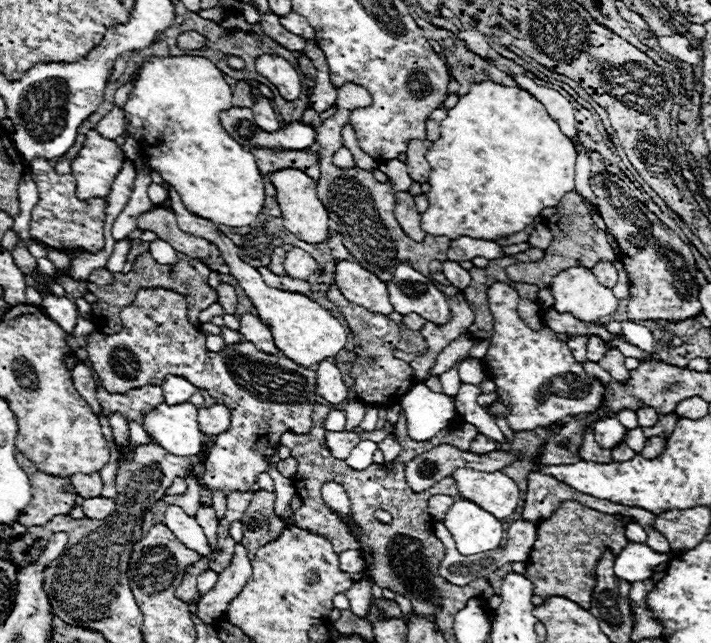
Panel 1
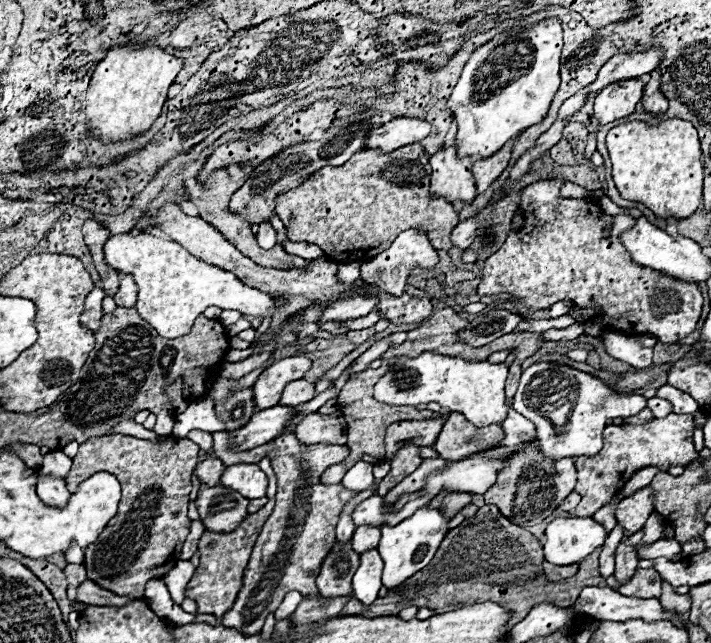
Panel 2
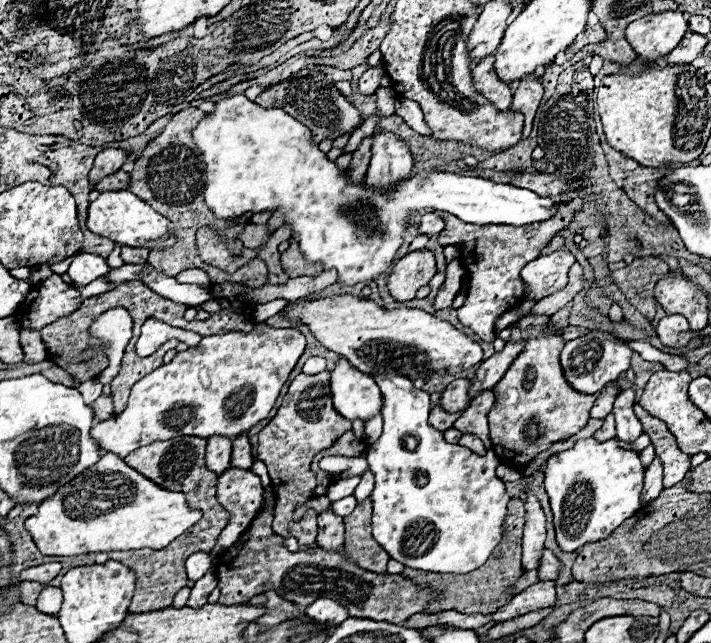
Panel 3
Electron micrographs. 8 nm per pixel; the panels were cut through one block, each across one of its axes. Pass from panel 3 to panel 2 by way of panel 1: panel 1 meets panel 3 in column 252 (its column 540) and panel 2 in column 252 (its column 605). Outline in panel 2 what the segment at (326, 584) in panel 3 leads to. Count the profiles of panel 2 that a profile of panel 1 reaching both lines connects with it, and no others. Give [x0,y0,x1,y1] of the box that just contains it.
[186,499,275,620]

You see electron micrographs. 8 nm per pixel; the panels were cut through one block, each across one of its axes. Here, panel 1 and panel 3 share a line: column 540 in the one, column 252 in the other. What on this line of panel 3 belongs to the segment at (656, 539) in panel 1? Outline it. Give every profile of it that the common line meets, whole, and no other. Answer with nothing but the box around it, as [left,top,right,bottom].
[210,468,264,564]

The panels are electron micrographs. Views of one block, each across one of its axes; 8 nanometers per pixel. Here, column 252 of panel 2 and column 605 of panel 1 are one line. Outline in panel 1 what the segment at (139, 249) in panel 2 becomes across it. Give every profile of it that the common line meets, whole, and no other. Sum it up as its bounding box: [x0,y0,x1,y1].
[550,266,618,322]

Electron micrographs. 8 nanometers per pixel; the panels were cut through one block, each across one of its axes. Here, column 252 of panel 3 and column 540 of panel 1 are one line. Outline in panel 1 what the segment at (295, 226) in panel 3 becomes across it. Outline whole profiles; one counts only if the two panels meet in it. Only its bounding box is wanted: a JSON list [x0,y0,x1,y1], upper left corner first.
[420,82,576,240]

